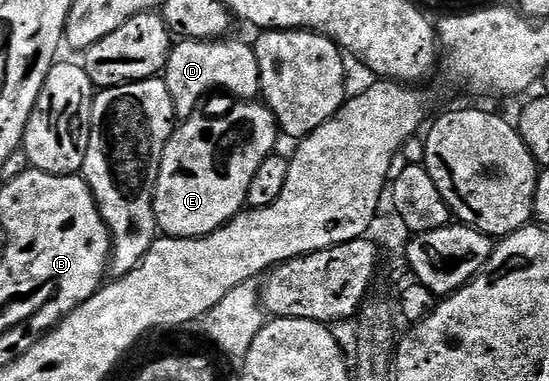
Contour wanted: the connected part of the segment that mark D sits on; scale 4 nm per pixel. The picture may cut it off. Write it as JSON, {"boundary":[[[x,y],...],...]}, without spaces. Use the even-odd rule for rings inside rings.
{"boundary":[[[232,36],[223,40],[190,38],[173,45],[168,62],[162,71],[166,88],[170,92],[177,119],[191,118],[197,113],[200,101],[211,90],[225,90],[236,100],[252,100],[260,94],[260,73],[255,49],[244,42],[235,42]]]}

